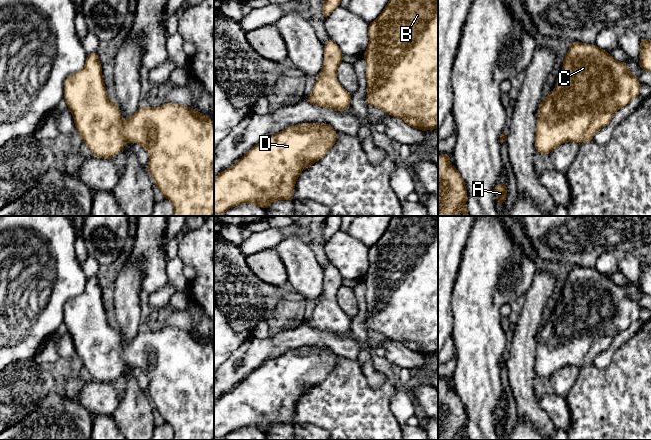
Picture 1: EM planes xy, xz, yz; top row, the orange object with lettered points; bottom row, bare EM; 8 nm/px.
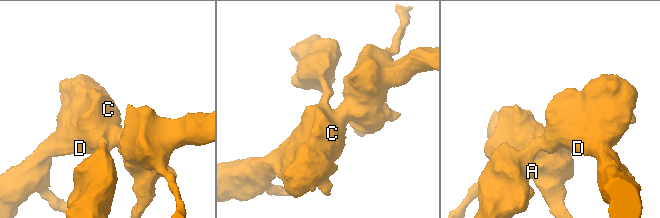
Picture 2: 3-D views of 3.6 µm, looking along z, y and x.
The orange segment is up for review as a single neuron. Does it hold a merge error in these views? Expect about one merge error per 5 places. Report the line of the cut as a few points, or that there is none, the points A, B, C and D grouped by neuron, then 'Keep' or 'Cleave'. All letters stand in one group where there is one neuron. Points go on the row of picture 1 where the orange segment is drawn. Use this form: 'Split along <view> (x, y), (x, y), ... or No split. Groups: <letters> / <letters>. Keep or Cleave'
No split. Groups: A B C D. Keep

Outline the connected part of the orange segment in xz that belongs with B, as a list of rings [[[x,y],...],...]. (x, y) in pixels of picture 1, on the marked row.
[[[389,0],[379,17],[369,23],[366,61],[367,105],[401,118],[421,131],[438,128],[438,0]]]

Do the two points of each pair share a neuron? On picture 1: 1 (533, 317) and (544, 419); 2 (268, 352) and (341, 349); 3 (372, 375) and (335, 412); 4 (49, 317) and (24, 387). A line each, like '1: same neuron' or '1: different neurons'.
1: same neuron
2: same neuron
3: different neurons
4: different neurons

